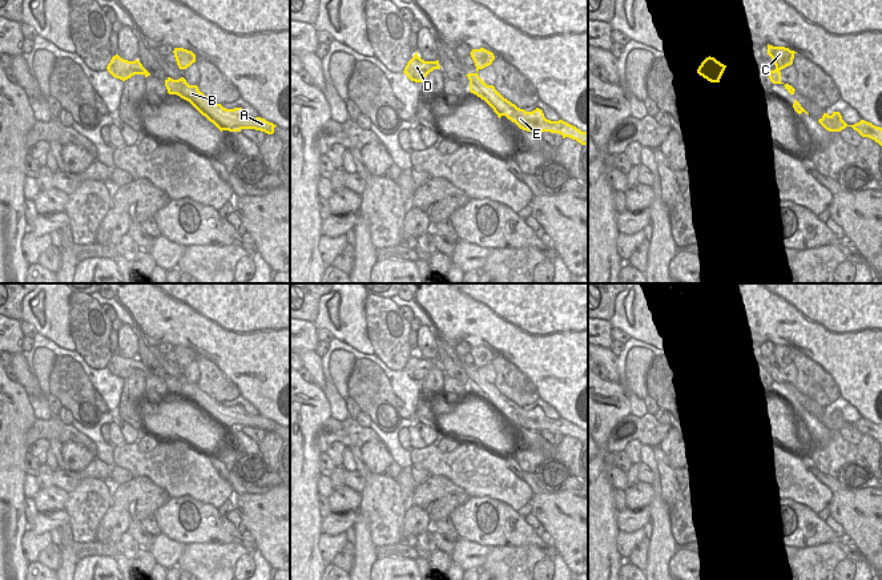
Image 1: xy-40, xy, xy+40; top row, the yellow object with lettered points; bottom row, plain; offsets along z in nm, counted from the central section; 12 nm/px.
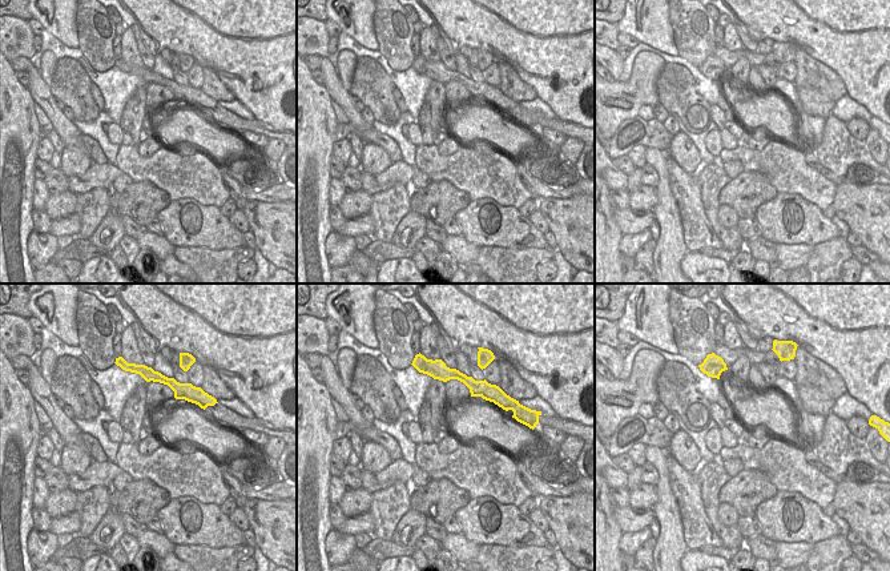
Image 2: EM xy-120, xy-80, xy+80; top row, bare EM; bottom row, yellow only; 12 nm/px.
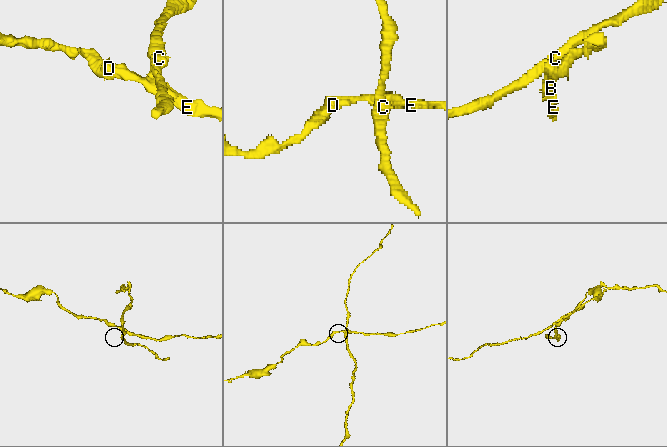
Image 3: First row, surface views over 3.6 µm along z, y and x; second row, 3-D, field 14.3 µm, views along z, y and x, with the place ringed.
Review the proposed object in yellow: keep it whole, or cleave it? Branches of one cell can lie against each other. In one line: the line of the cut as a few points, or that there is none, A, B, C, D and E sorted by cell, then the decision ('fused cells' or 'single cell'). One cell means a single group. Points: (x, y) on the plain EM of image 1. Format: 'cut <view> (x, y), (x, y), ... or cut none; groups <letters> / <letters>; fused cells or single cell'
cut xy+40 (776, 366), (780, 367); groups A B D E / C; fused cells

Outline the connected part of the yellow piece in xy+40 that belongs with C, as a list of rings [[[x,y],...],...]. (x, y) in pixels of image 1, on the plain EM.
[[[768,342],[768,353],[772,355],[776,367],[784,367],[792,363],[796,351],[797,350],[785,345],[773,345]]]

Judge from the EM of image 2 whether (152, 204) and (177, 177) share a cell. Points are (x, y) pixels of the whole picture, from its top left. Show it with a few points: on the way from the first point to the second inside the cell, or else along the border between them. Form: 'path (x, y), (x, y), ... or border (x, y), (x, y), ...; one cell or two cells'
border (135, 183), (150, 181), (162, 189), (170, 200); two cells

